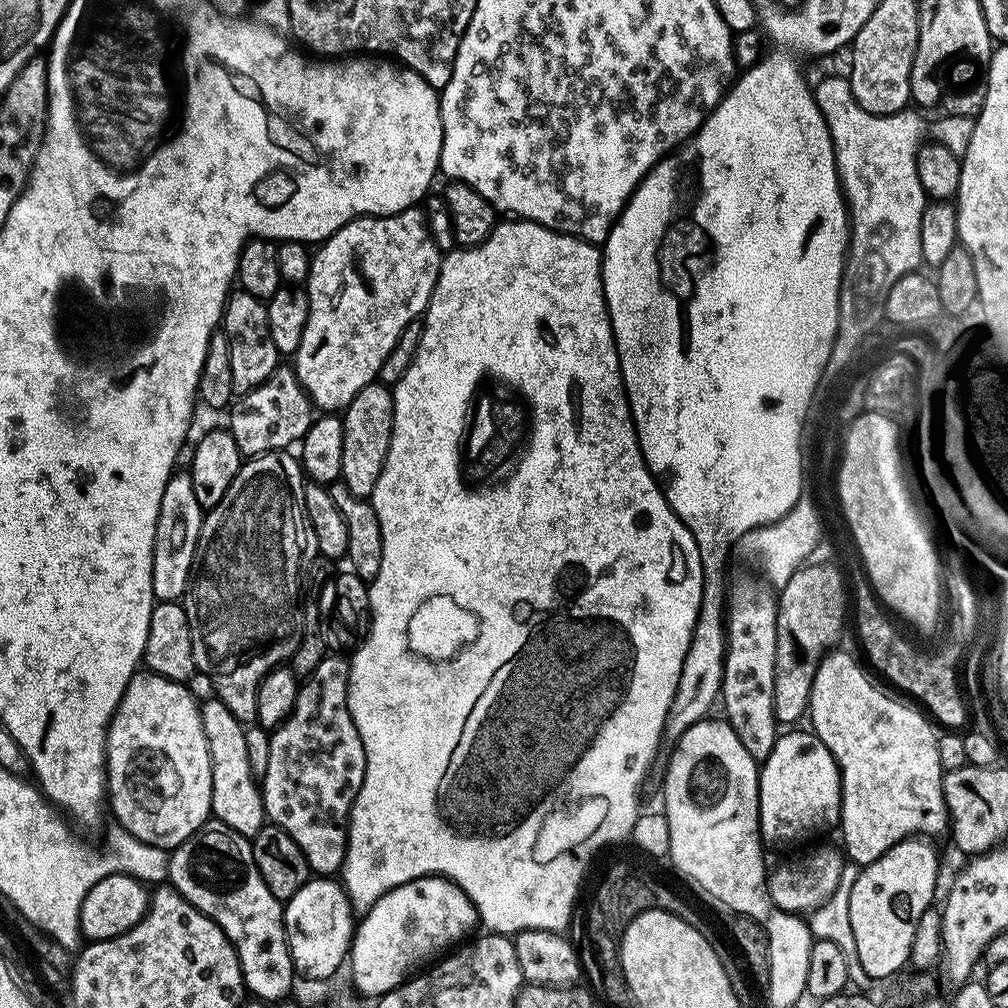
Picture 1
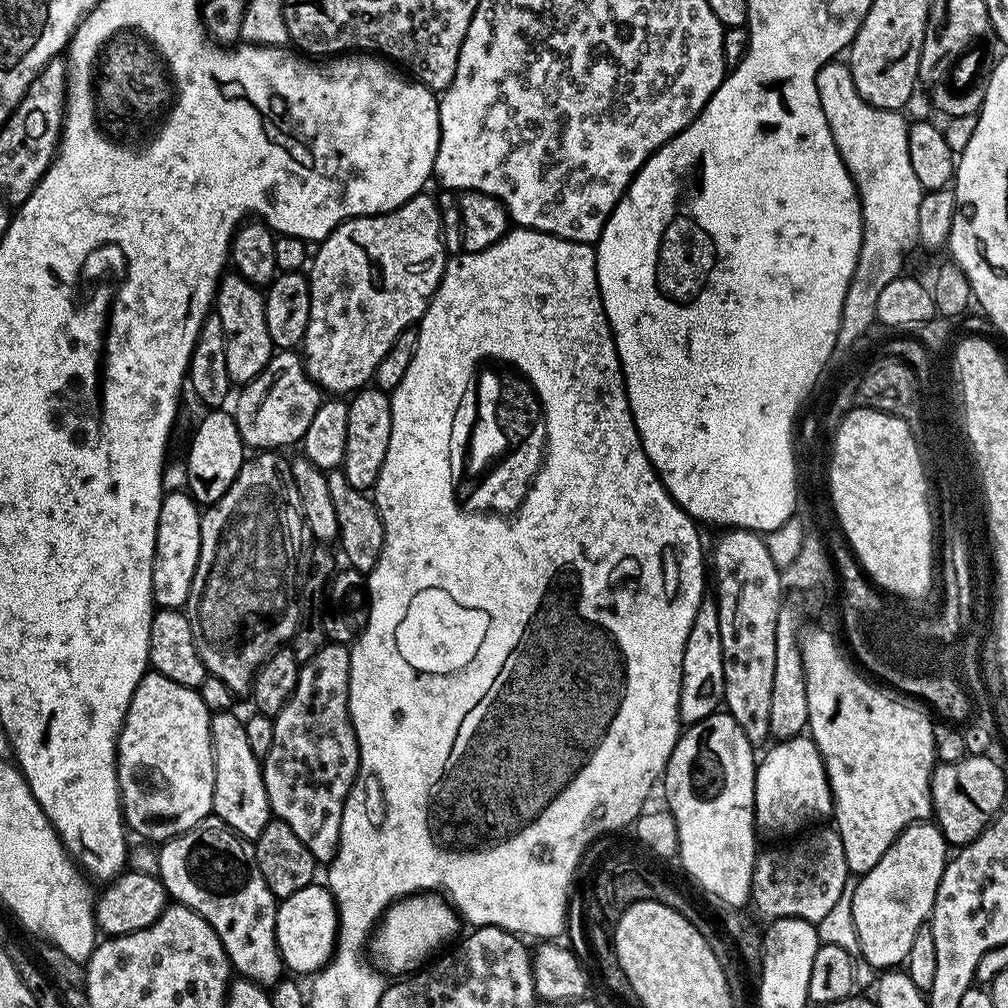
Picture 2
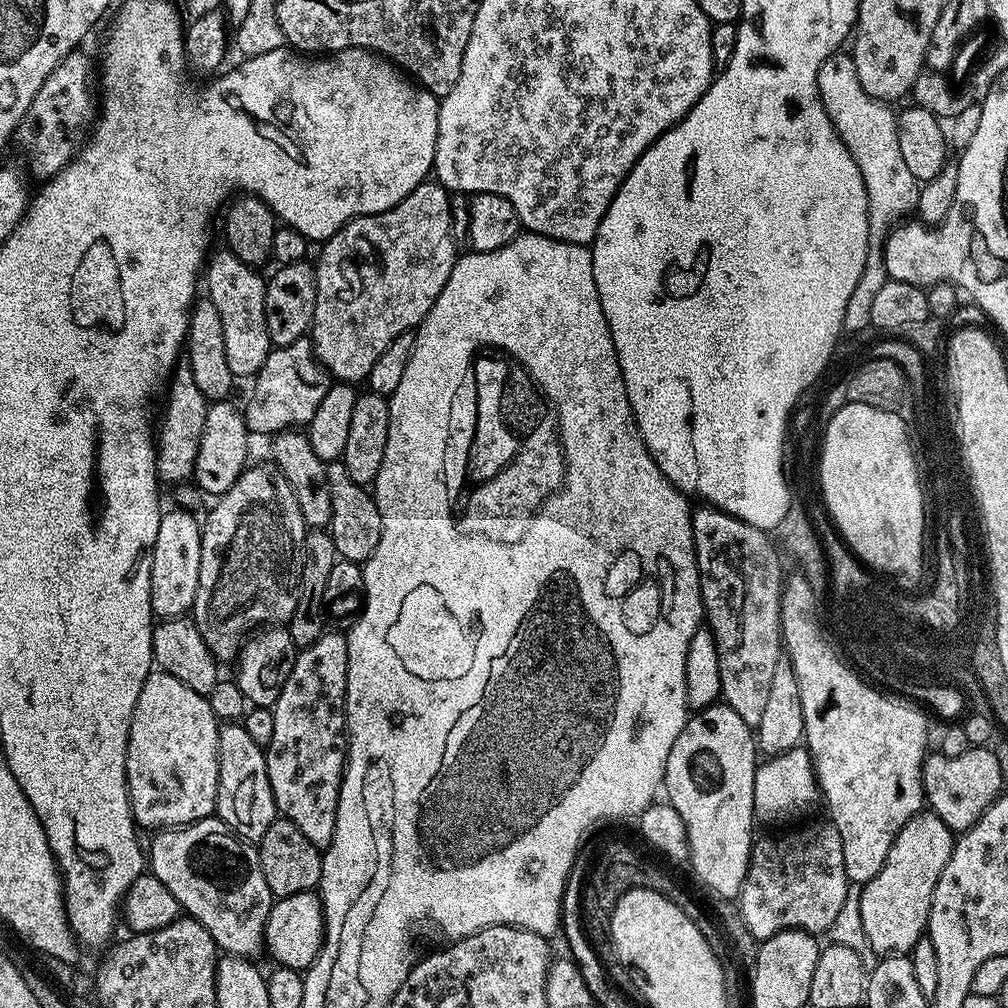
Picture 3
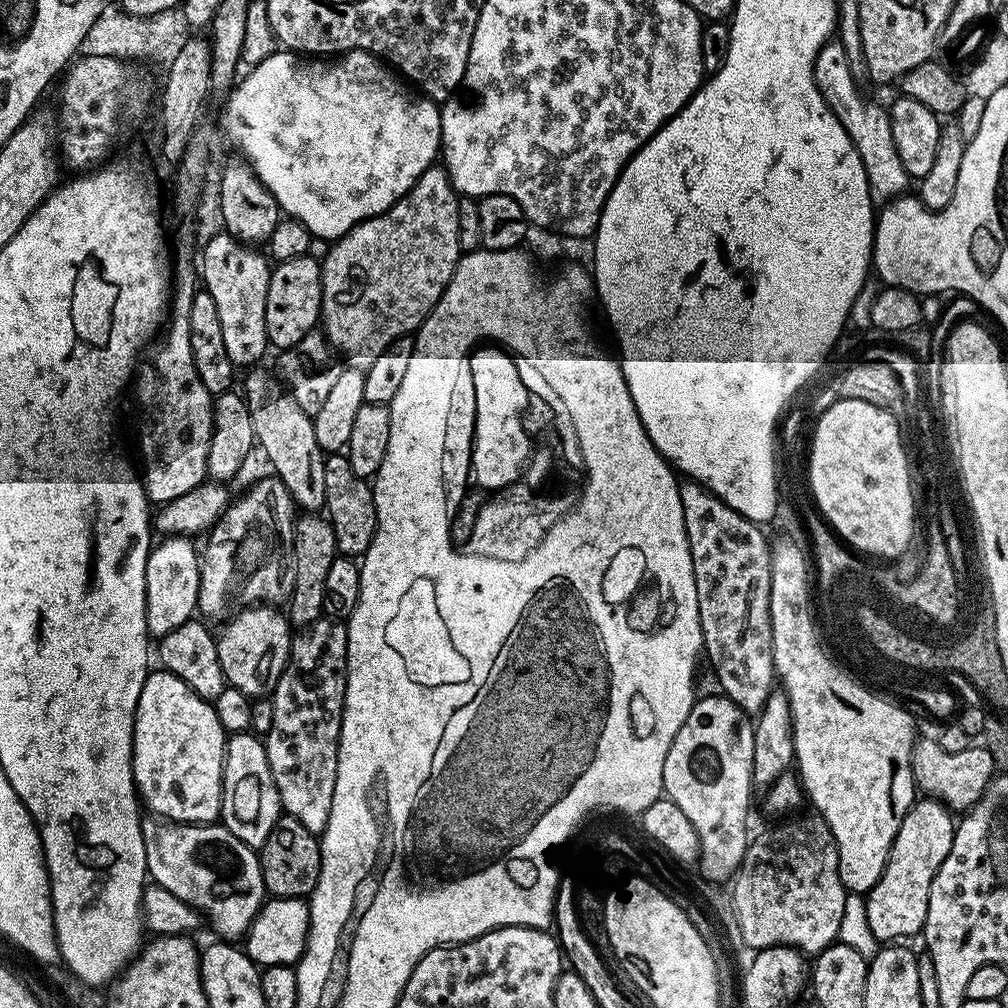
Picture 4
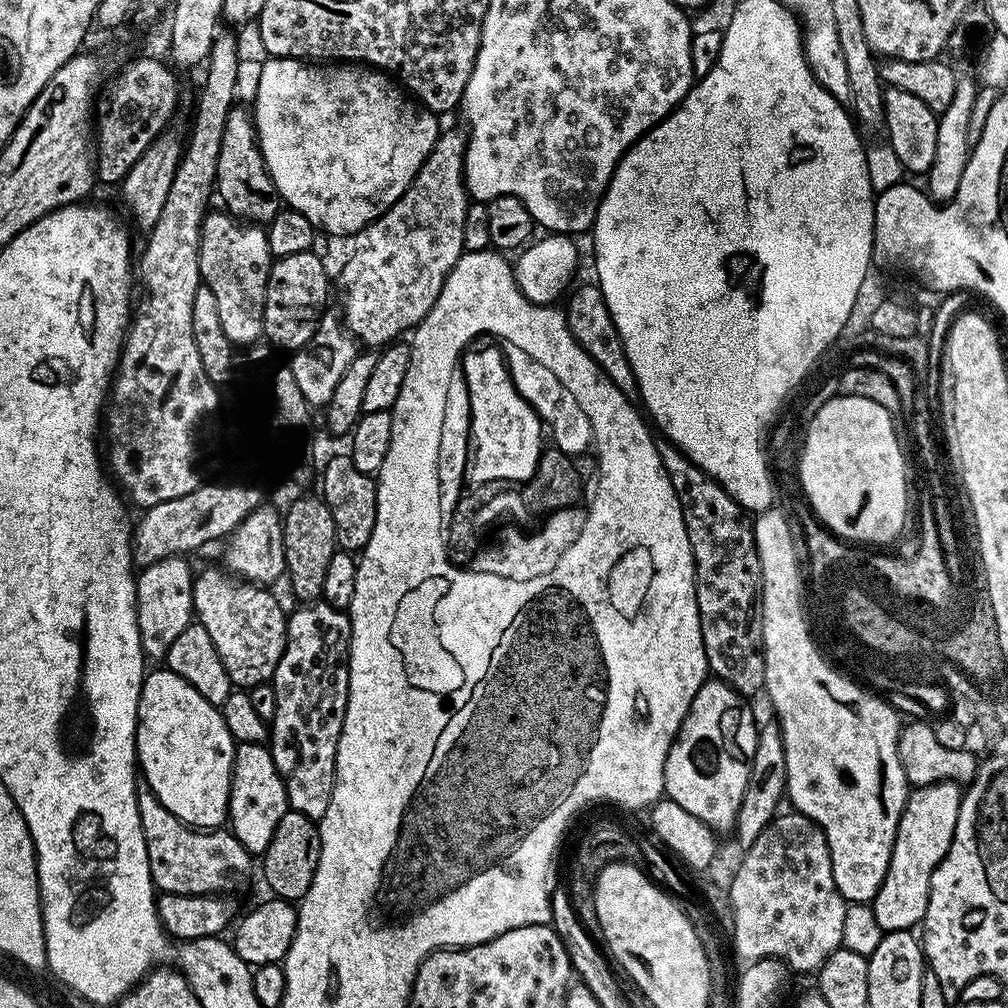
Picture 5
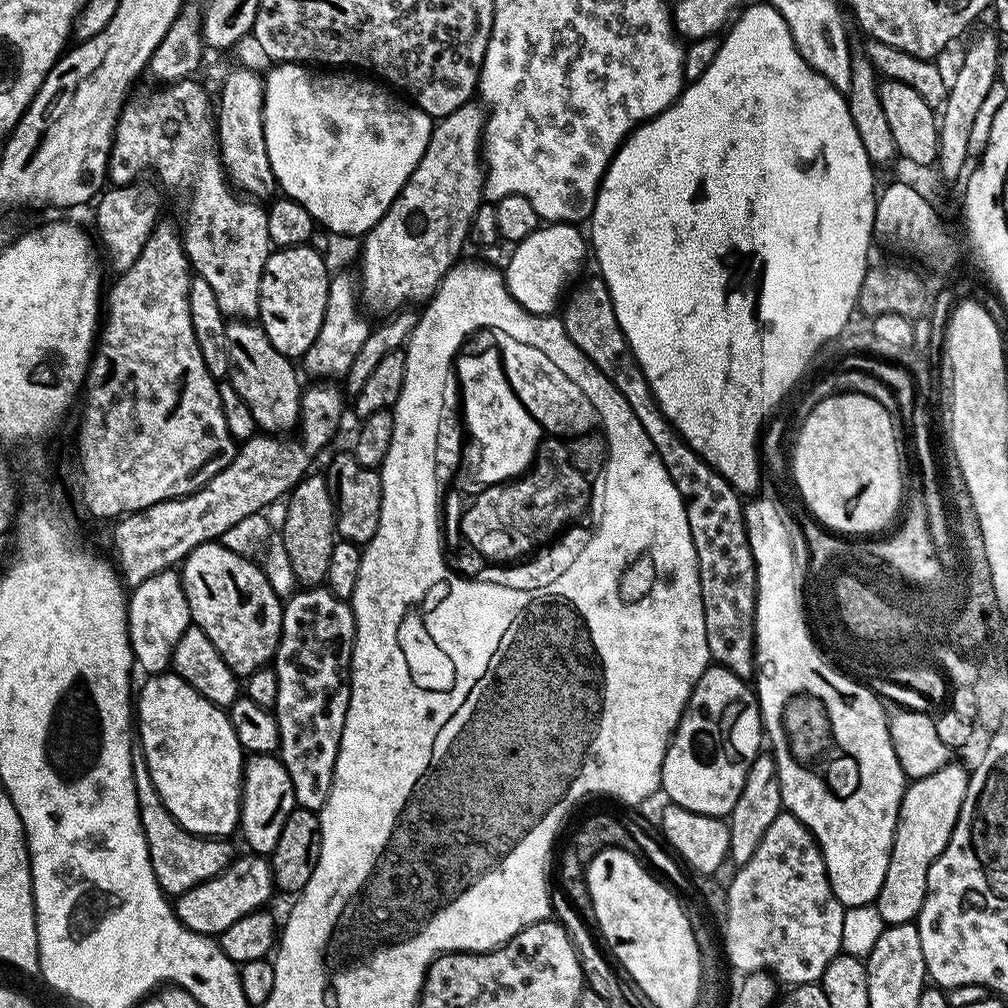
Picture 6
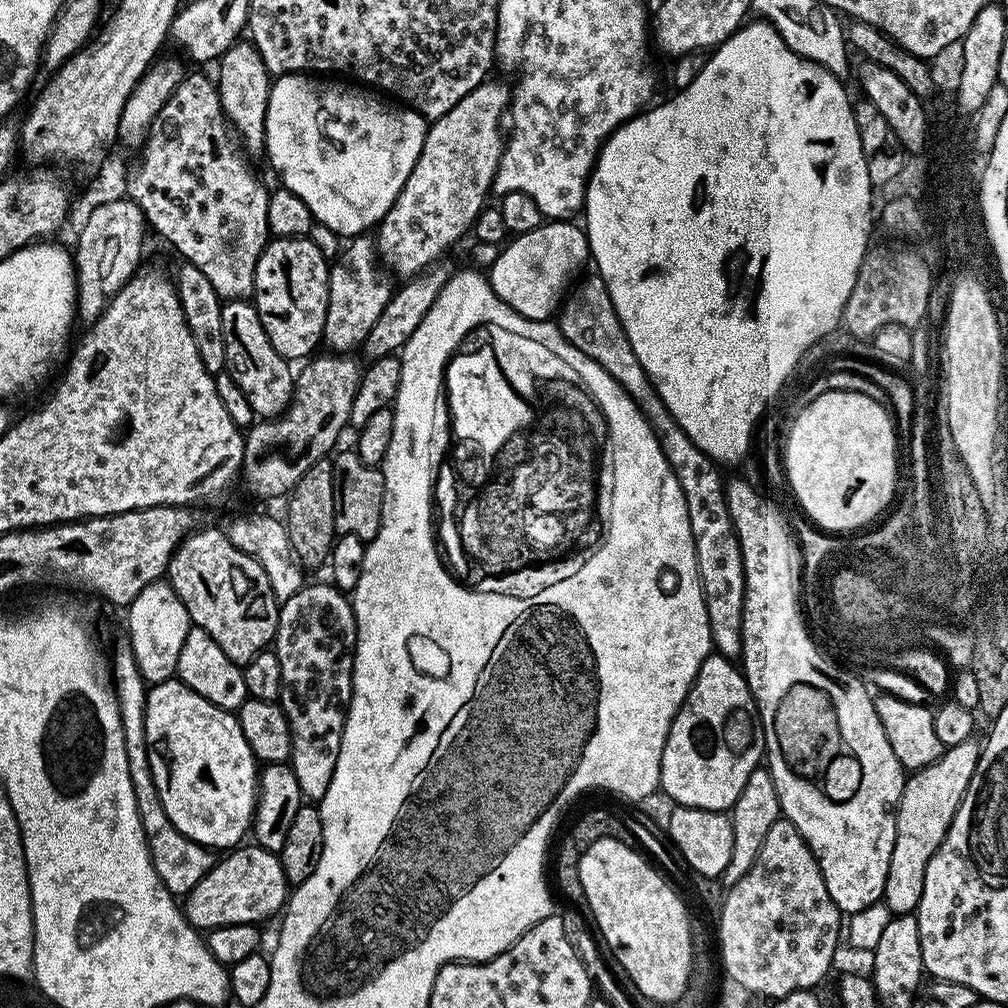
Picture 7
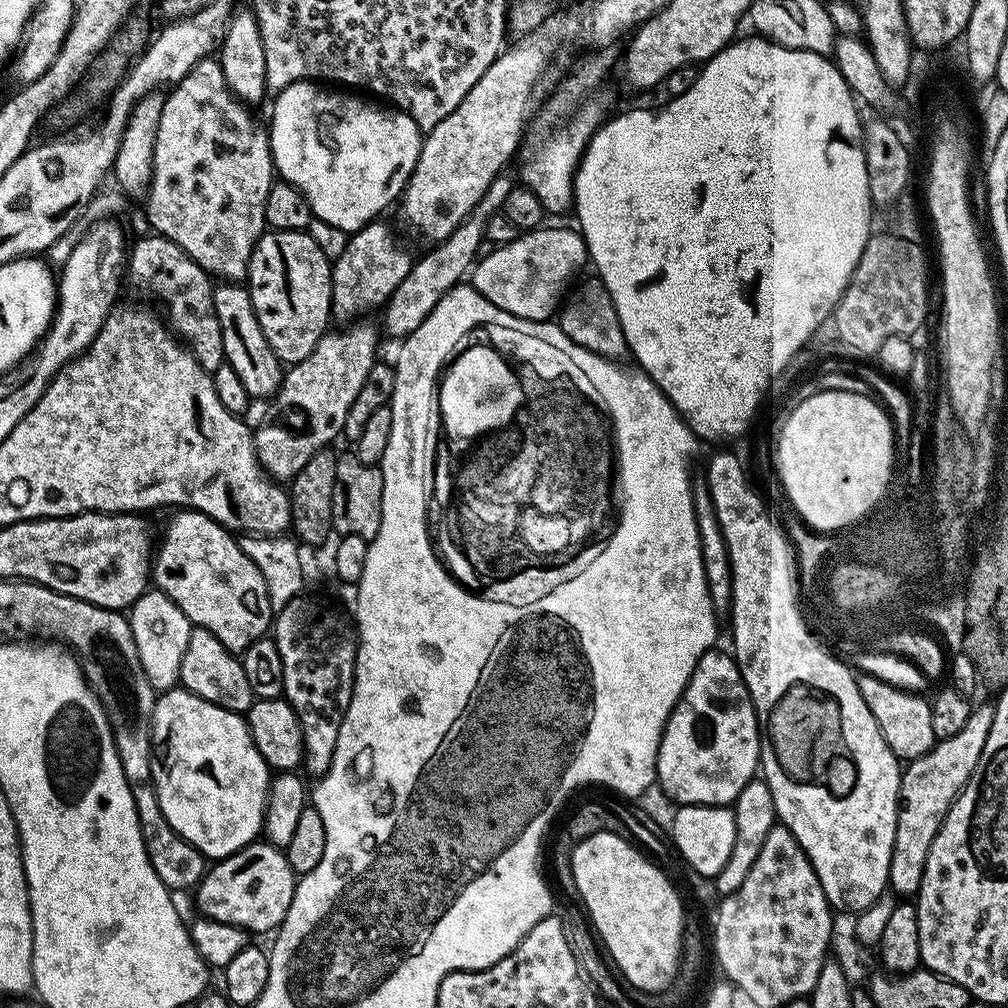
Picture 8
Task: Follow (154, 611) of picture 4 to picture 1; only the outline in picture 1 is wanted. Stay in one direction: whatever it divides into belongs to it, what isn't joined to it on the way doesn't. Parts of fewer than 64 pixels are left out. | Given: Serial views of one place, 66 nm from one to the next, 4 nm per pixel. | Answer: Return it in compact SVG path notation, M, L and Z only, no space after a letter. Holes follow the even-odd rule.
M177 471L166 482L166 490L162 490L162 502L156 523L152 555L152 594L157 601L179 601L188 591L188 582L192 579L200 547L200 528L204 525L205 515L205 509L198 506L191 475L187 471Z

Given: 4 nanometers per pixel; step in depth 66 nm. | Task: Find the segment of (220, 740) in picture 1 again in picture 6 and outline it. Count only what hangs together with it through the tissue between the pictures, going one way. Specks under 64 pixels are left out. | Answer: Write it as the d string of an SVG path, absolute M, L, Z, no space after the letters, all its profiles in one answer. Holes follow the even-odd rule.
M258 754L249 755L244 762L244 780L240 783L240 822L239 835L244 835L248 843L247 851L265 858L271 857L274 846L278 846L278 834L282 834L282 826L286 826L286 818L298 807L294 798L294 782L290 782L290 774L286 774L286 766L279 755Z

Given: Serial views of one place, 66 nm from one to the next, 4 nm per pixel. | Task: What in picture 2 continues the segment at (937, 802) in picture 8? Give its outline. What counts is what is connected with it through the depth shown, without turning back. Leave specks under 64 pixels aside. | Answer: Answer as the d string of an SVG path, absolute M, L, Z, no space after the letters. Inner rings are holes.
M935 823L912 824L892 843L890 850L886 850L886 854L878 858L876 865L856 880L854 926L858 930L858 942L862 946L862 954L872 968L892 970L907 961L910 942L914 942L914 934L918 934L918 930L925 927L926 921L932 915L934 898L938 894L938 886L942 882L942 874L949 859L950 845Z

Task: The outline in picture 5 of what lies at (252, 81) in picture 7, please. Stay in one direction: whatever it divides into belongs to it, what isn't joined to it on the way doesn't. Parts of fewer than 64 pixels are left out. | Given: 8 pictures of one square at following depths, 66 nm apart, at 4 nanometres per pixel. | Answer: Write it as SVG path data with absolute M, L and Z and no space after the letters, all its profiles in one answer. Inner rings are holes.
M234 106L226 118L226 126L222 130L222 146L218 149L218 170L216 171L215 195L220 196L223 207L228 215L235 216L237 220L242 220L250 224L267 226L278 214L282 207L282 201L278 190L274 186L274 178L266 170L266 162L260 153L260 141L256 138L256 126L254 116L251 111L248 112L240 106Z

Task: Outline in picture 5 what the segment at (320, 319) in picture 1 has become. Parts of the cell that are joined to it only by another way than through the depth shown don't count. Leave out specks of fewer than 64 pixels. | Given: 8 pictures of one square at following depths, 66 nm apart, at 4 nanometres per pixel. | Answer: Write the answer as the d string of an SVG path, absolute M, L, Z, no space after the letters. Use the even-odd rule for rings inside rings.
M445 127L436 137L424 165L410 182L410 186L376 220L371 220L359 232L360 245L352 252L352 257L340 268L340 277L335 277L334 288L340 291L342 319L347 331L356 337L361 345L372 350L380 350L393 343L399 332L407 333L415 329L430 314L442 286L454 270L458 258L464 255L462 242L462 222L466 220L466 210L470 203L467 188L464 187L464 152L468 149L465 129Z

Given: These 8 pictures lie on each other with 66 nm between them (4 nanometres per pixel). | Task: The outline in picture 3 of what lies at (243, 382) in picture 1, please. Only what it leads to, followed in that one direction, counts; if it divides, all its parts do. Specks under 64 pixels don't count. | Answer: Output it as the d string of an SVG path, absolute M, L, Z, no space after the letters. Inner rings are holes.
M227 250L214 252L211 253L206 264L206 280L208 276L206 296L207 299L214 302L214 307L218 309L218 315L222 317L222 335L226 342L226 359L233 377L248 376L248 378L252 378L259 372L260 367L266 362L268 353L273 349L270 334L267 333L266 306L264 305L267 283L265 277L260 277L261 273L257 269L242 262L242 258L238 258L238 254Z

